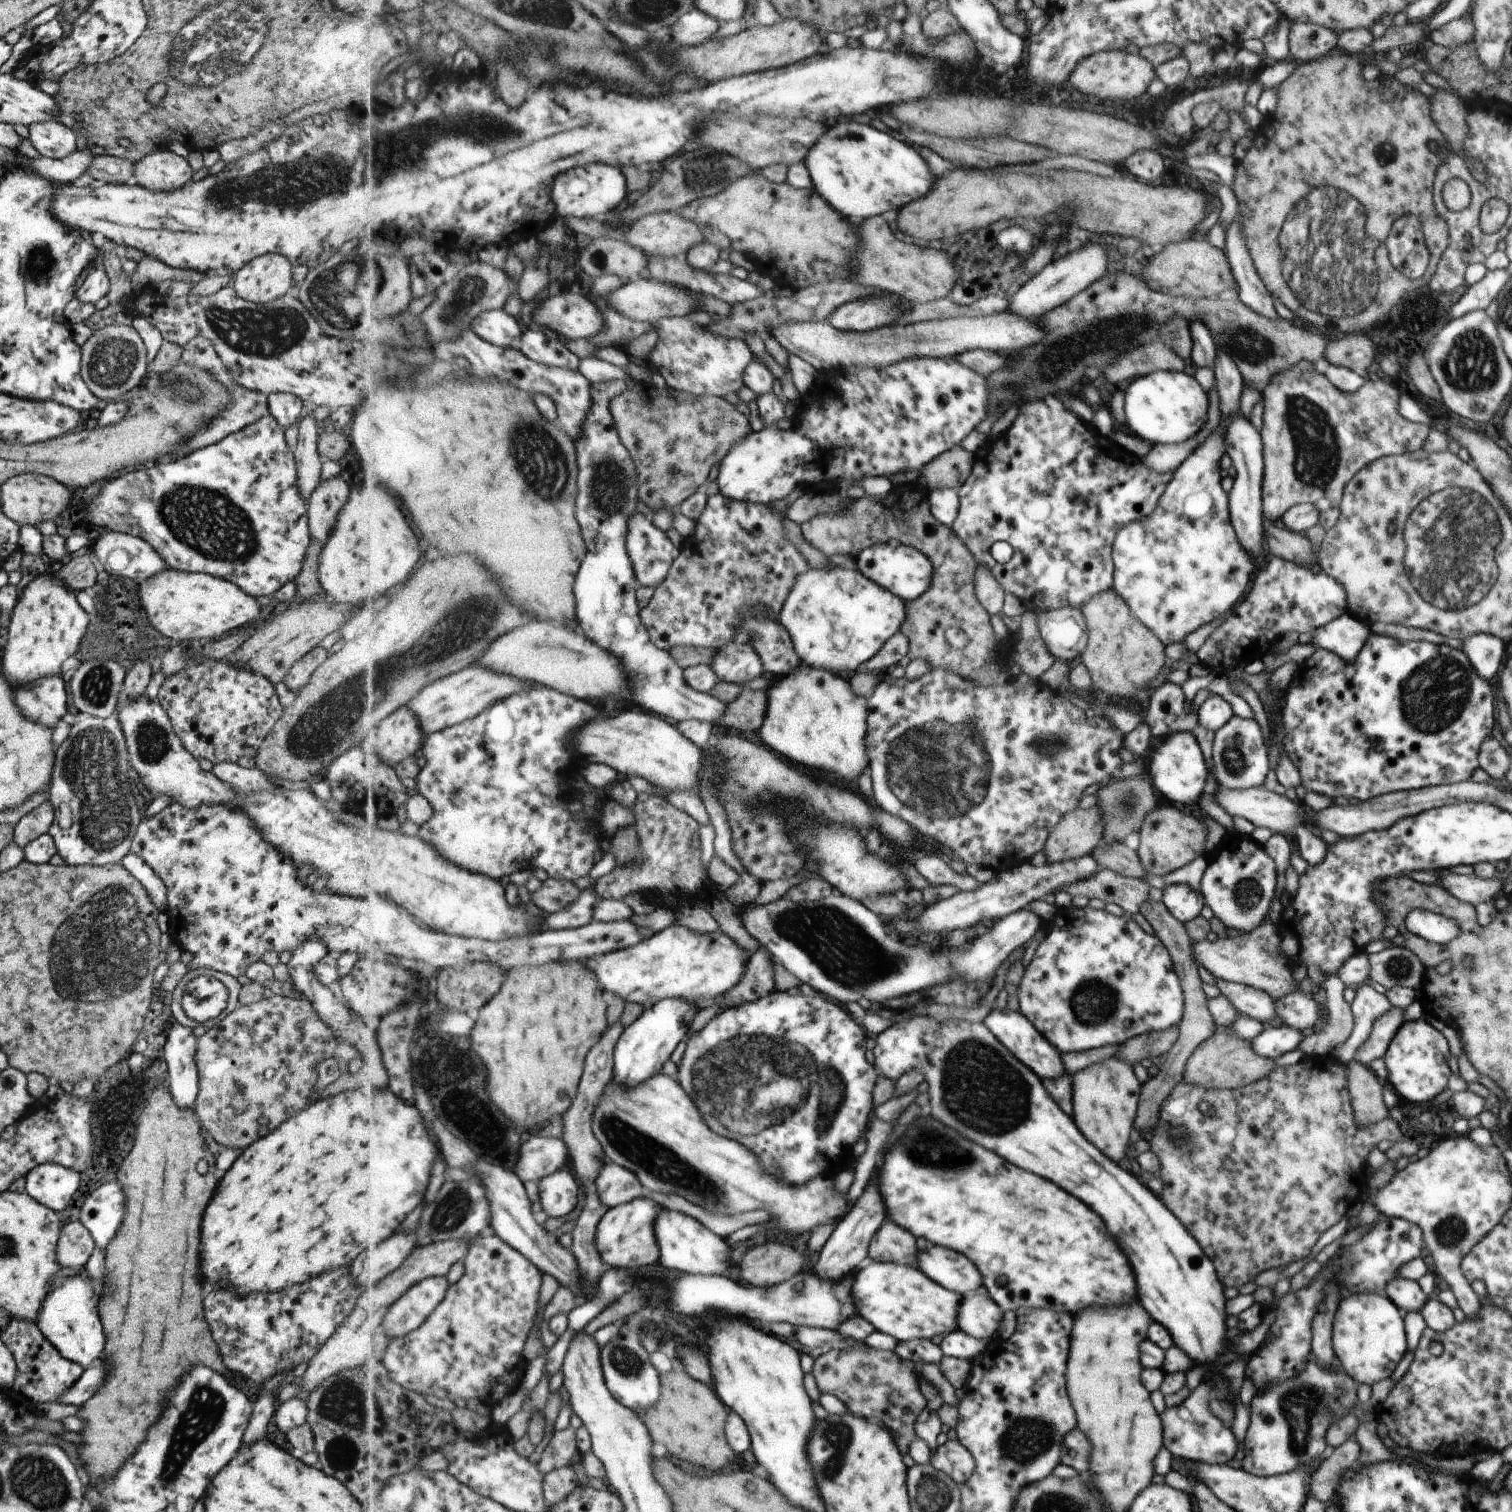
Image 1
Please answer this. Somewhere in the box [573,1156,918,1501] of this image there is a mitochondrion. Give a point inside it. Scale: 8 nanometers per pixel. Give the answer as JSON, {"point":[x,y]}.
{"point":[836,1435]}

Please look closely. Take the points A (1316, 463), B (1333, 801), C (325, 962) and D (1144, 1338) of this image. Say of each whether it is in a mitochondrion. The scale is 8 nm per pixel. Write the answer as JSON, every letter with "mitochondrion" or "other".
{"A":"mitochondrion","B":"other","C":"other","D":"other"}

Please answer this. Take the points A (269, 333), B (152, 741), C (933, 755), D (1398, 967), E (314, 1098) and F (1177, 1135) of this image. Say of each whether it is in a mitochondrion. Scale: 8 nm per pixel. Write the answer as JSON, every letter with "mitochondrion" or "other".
{"A":"mitochondrion","B":"mitochondrion","C":"mitochondrion","D":"mitochondrion","E":"other","F":"mitochondrion"}

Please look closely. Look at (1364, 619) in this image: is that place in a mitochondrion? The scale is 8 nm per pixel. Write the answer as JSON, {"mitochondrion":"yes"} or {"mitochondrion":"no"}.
{"mitochondrion":"no"}

